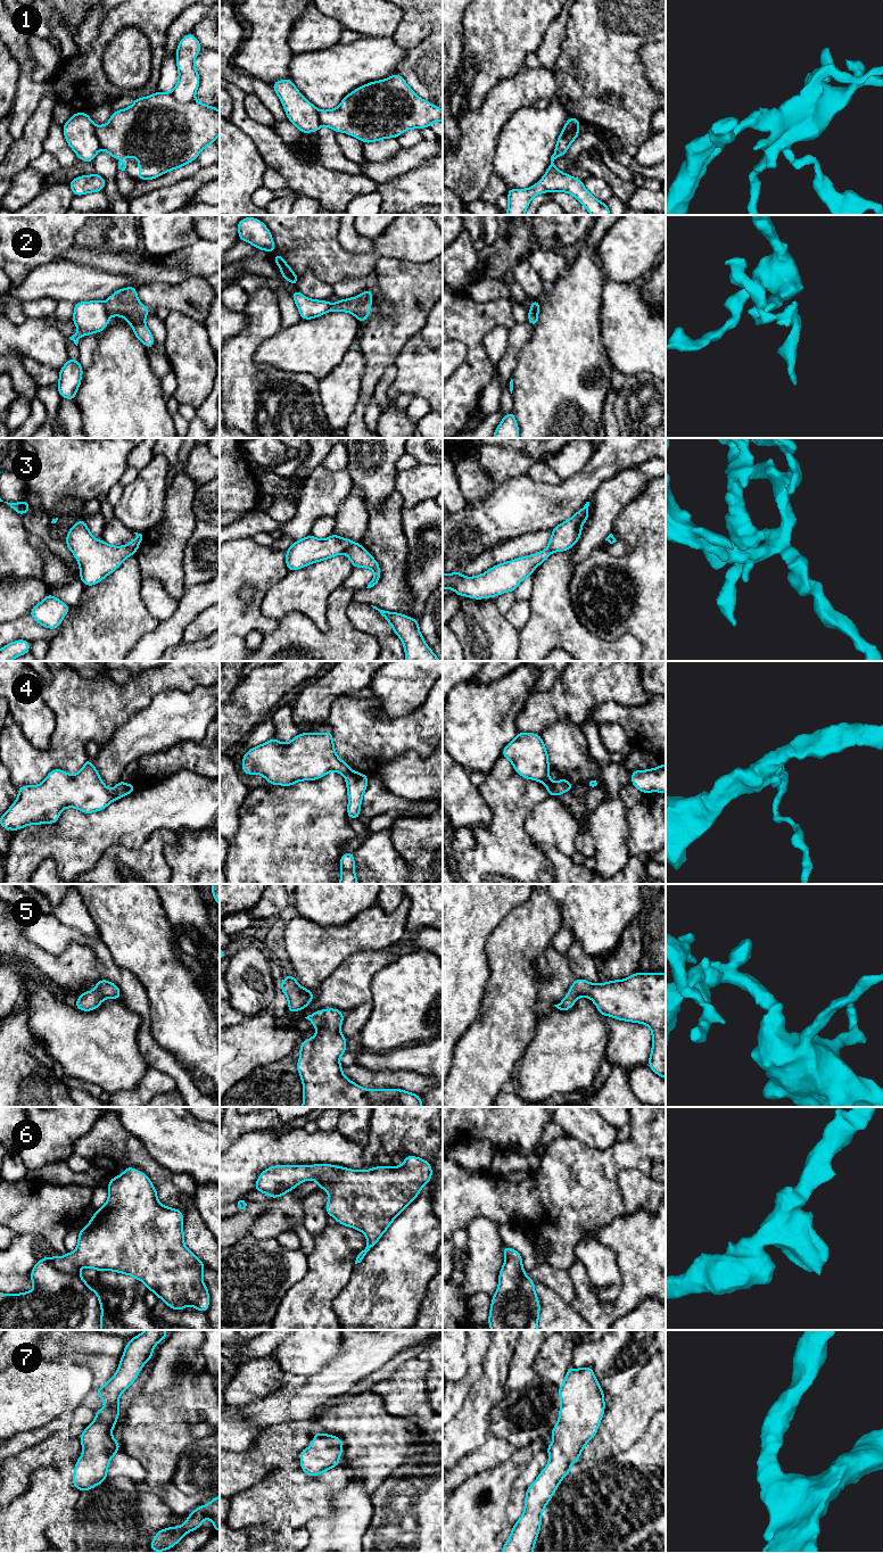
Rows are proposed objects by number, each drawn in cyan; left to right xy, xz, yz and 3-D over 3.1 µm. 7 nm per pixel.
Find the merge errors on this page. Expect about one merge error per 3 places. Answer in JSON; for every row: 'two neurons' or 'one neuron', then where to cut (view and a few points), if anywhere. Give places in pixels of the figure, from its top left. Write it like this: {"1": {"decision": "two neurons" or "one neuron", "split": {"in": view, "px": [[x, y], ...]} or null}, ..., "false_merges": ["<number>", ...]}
{"1": {"decision": "two neurons", "split": {"in": "xy", "px": [[95, 126], [98, 143], [101, 147]]}}, "2": {"decision": "two neurons", "split": {"in": "xy", "px": [[104, 303], [110, 314]]}}, "3": {"decision": "two neurons", "split": {"in": "xz", "px": [[353, 543], [343, 552]]}}, "4": {"decision": "two neurons", "split": {"in": "yz", "px": [[553, 784], [555, 794]]}}, "5": {"decision": "one neuron", "split": null}, "6": {"decision": "one neuron", "split": null}, "7": {"decision": "one neuron", "split": null}, "false_merges": ["1", "2", "3", "4"]}

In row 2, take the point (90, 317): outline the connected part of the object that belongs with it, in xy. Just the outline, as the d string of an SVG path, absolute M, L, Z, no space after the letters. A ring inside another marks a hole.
M98 300L74 304L73 322L79 329L76 334L69 337L77 346L82 336L101 332L109 323L110 314L105 303Z

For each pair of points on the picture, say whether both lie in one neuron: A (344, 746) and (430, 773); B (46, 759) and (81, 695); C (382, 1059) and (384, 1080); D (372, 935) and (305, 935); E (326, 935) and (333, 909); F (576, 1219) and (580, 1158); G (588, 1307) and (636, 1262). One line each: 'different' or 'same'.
A: different
B: same
C: different
D: same
E: different
F: same
G: same

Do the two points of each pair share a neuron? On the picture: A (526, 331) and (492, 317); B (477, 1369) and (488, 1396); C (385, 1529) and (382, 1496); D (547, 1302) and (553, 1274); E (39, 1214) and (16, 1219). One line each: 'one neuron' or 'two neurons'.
A: two neurons
B: two neurons
C: one neuron
D: two neurons
E: one neuron

